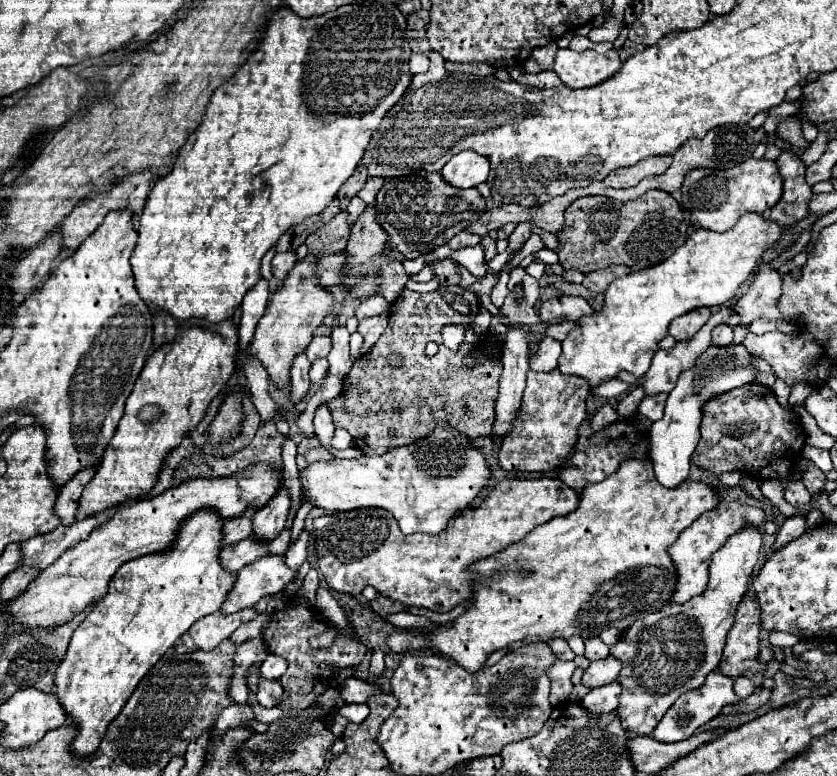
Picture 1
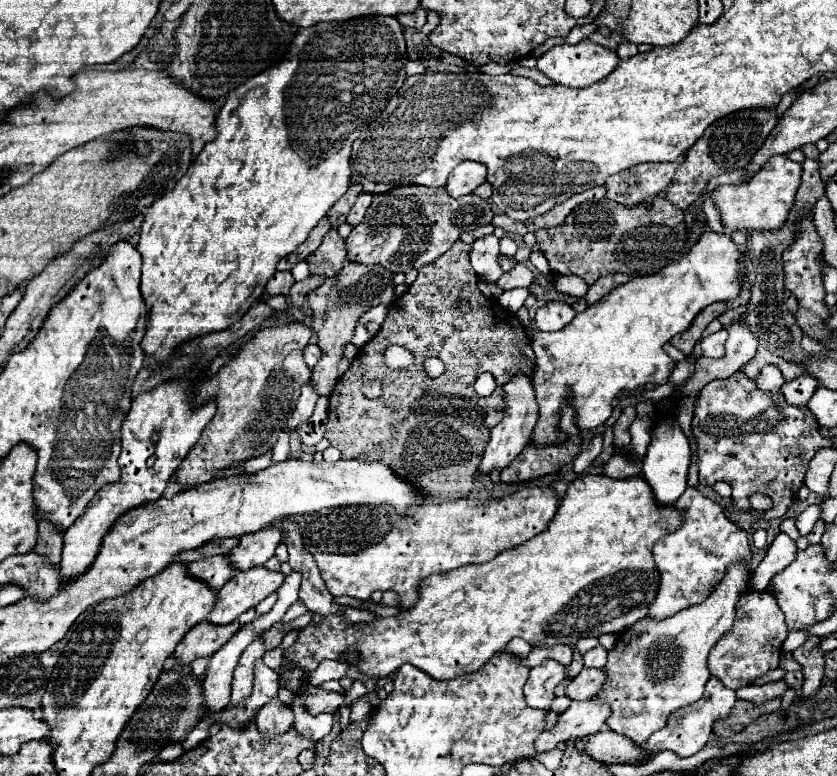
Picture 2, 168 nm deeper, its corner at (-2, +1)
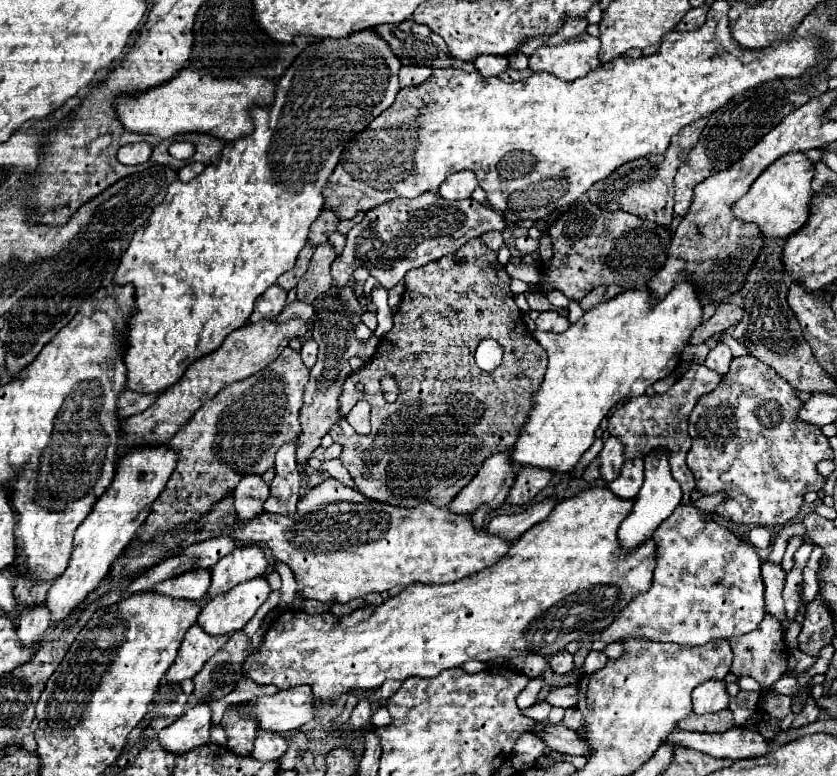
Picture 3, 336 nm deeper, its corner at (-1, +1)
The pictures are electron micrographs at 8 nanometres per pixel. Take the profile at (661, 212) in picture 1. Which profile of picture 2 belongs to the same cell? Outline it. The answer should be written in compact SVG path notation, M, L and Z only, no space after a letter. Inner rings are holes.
M662 196L650 198L634 208L608 198L582 202L566 216L564 224L536 230L534 234L552 272L576 274L584 278L586 284L594 284L598 276L616 272L630 276L656 274L686 246L684 214Z

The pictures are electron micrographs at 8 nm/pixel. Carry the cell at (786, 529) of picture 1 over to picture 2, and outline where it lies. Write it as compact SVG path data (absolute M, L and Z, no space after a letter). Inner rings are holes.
M780 532L776 536L776 540L770 544L770 548L766 552L766 558L752 572L750 588L758 590L758 592L766 590L772 576L778 574L780 570L784 570L794 558L796 558L796 542L786 532Z

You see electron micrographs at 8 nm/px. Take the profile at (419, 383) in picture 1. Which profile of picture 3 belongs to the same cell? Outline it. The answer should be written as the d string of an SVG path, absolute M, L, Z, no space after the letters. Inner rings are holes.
M471 240L471 244L459 248L455 258L463 258L463 264L455 264L453 256L443 256L443 260L435 260L435 264L427 264L405 276L405 292L401 296L399 312L393 316L393 328L381 338L369 366L353 372L343 384L343 394L339 396L341 414L345 416L357 400L365 398L371 404L371 434L357 434L345 418L337 420L329 434L343 446L341 462L349 470L355 490L369 500L405 508L423 502L447 506L463 488L457 486L457 480L471 480L491 454L505 452L515 444L519 428L525 424L531 410L531 396L547 370L547 352L527 330L509 288L511 278L499 264L497 252L489 250L481 240ZM429 266L433 266L433 280L427 270ZM483 338L497 338L505 350L501 366L493 372L485 372L475 364L475 350ZM385 374L393 374L401 390L397 402L391 406L383 406L383 398L377 396L377 380ZM359 382L365 386L363 392L355 390Z

